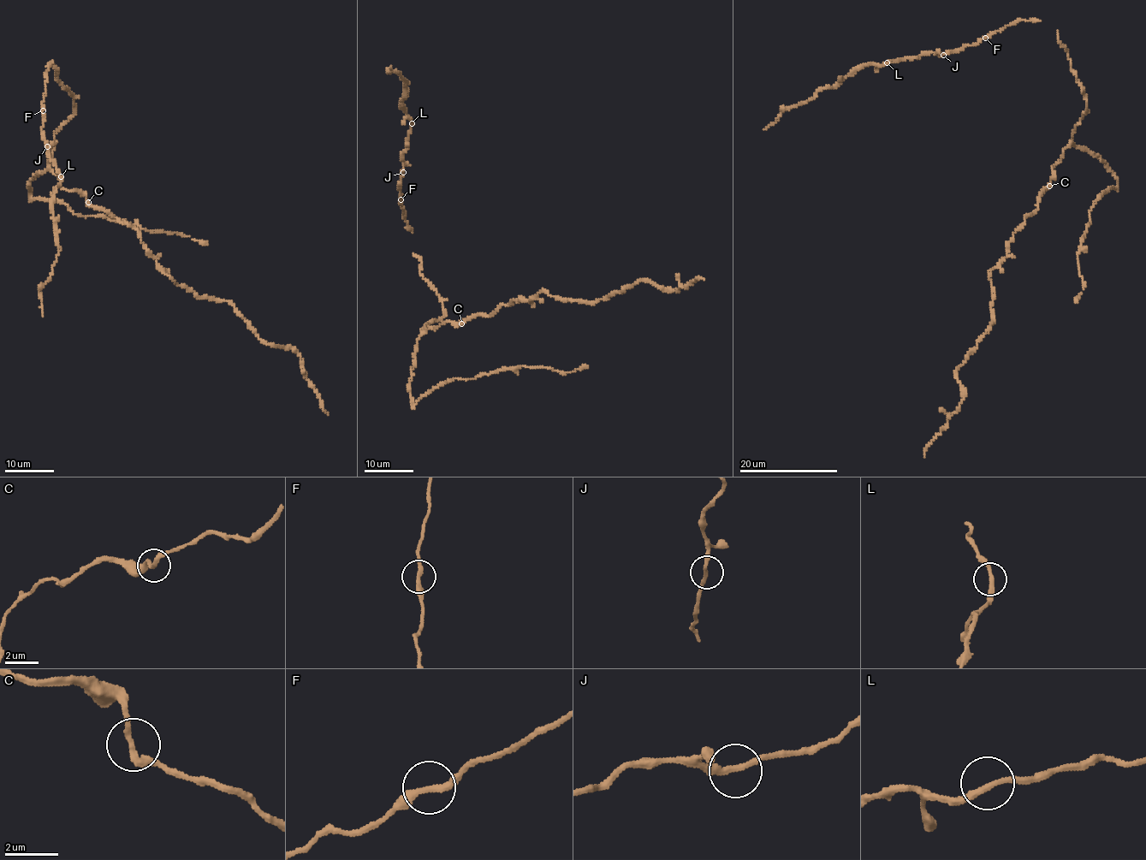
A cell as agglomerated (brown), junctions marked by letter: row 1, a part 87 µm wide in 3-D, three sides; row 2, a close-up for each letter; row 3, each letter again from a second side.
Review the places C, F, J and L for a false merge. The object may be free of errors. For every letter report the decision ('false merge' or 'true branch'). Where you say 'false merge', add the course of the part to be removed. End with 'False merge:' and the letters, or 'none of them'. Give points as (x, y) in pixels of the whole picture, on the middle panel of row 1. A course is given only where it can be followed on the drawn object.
C: true branch
F: true branch
J: true branch
L: true branch
False merge: none of them

